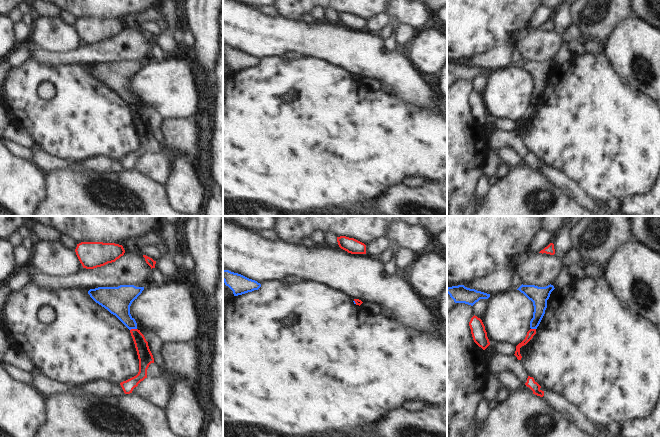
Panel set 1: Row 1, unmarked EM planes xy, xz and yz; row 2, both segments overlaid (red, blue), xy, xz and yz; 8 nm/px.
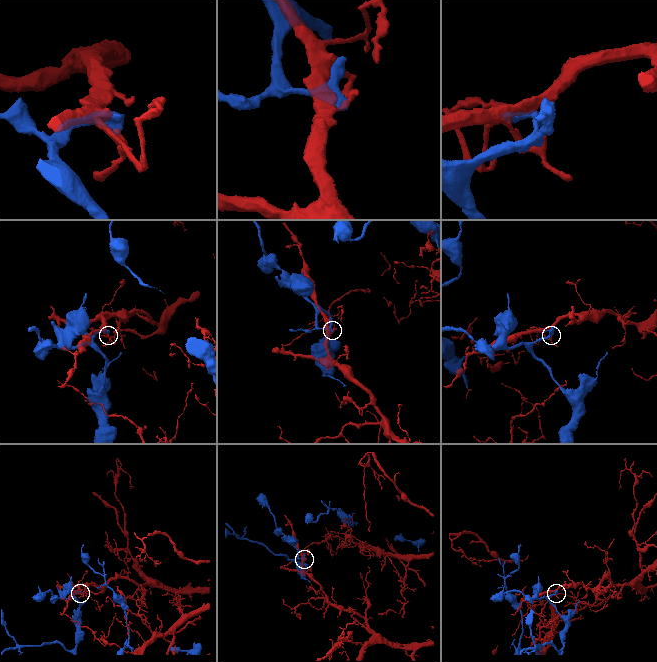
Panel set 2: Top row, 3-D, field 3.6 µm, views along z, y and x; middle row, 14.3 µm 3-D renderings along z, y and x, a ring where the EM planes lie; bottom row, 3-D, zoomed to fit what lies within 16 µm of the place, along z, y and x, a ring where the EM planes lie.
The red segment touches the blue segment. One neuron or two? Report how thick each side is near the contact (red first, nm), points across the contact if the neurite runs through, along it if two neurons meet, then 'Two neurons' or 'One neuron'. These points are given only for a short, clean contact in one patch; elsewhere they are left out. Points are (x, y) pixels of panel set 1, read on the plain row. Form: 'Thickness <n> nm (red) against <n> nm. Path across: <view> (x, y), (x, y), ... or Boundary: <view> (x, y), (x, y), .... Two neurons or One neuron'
Thickness 120 nm (red) against 200 nm. Two neurons.

